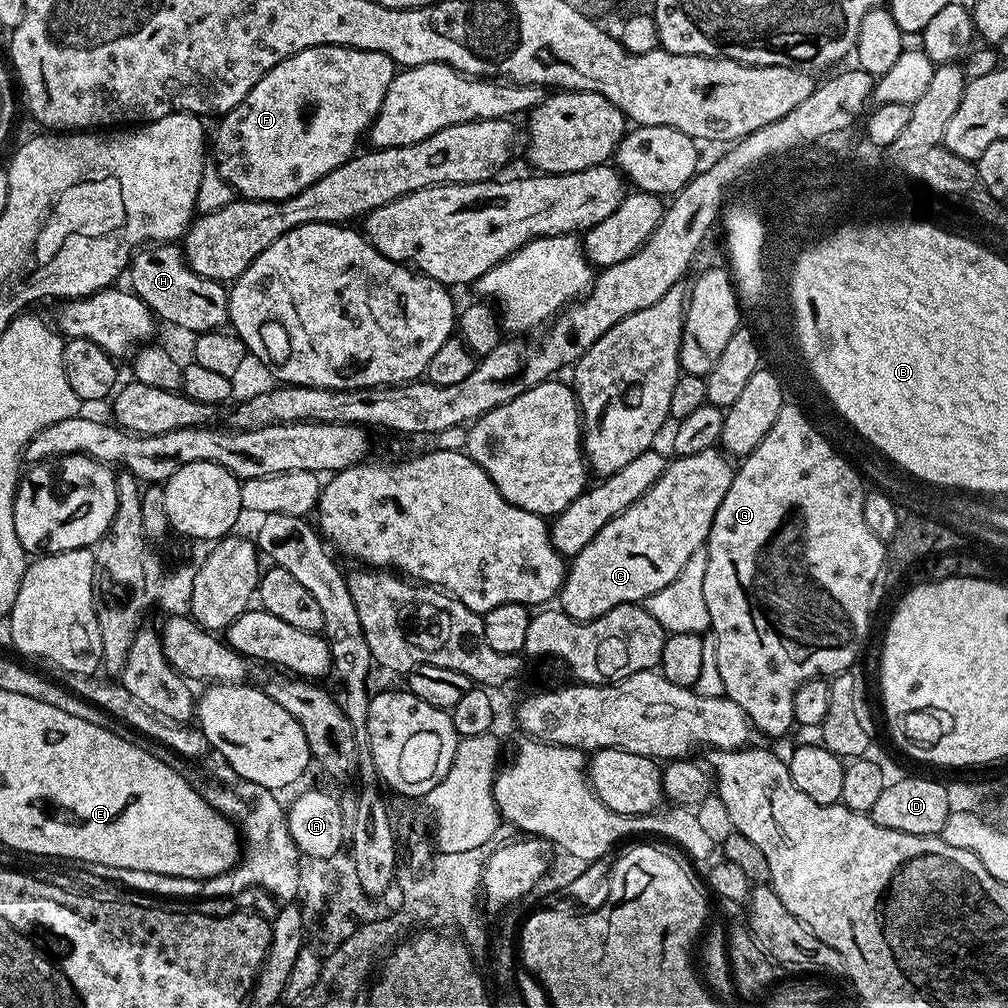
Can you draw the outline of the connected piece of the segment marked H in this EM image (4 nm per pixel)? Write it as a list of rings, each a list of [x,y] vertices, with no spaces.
[[[152,242],[135,249],[130,256],[131,272],[131,291],[161,321],[169,320],[191,334],[210,332],[228,324],[229,289],[221,281],[200,276],[193,268],[189,268],[179,243]]]

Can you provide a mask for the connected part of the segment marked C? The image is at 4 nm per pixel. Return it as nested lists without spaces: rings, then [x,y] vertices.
[[[707,448],[698,454],[682,456],[665,467],[658,479],[652,484],[652,489],[638,502],[616,516],[596,537],[578,553],[571,557],[564,574],[564,585],[558,593],[559,607],[570,618],[575,620],[596,620],[602,614],[614,610],[619,604],[635,604],[647,601],[650,594],[662,590],[662,586],[670,586],[674,578],[686,566],[690,554],[694,550],[705,547],[708,532],[714,522],[714,514],[732,485],[734,464],[723,451]]]

